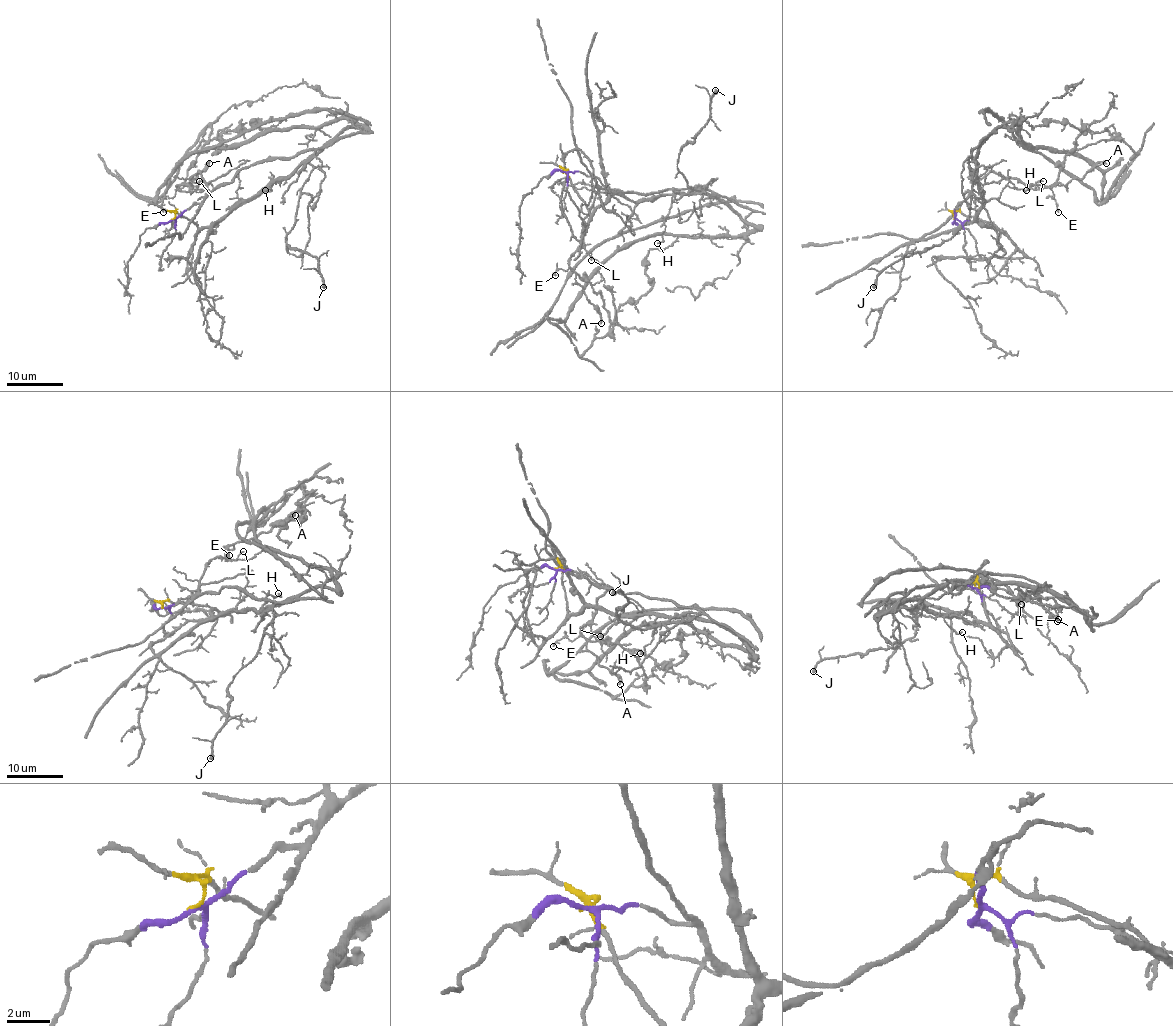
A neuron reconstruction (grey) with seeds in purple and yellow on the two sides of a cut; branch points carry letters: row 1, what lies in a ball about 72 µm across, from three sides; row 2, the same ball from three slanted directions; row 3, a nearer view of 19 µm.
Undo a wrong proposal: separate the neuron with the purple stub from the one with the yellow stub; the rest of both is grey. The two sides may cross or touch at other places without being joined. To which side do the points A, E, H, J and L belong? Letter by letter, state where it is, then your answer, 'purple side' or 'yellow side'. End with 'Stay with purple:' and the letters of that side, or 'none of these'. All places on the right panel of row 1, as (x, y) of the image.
A: place (1106, 163); purple side
E: place (1058, 212); purple side
H: place (1026, 190); yellow side
J: place (873, 287); yellow side
L: place (1043, 181); purple side
Stay with purple: A, E, L

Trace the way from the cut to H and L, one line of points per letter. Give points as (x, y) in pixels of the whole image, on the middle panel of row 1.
H: (565, 171), (590, 213), (612, 195), (622, 195), (635, 202), (671, 195), (663, 239), (657, 244)
L: (565, 171), (579, 171), (591, 177), (598, 186), (590, 213), (582, 224), (583, 248), (591, 253), (591, 260)

